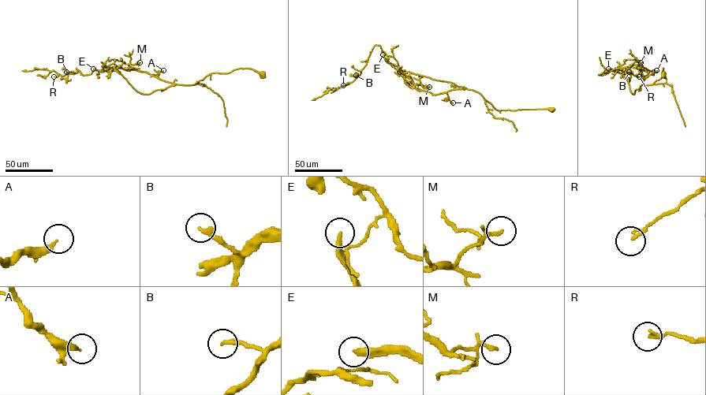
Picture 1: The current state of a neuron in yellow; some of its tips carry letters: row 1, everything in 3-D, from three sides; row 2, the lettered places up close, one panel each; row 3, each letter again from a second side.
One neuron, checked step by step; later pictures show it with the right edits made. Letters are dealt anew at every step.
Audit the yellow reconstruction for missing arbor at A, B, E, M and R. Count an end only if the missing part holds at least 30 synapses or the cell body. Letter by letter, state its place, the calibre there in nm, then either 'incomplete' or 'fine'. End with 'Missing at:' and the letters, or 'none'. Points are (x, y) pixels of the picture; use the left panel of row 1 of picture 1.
A: at (163, 70); 280 nm thick; fine
B: at (66, 72); 200 nm thick; fine
E: at (93, 68); 280 nm thick; fine
M: at (140, 62); 140 nm thick; fine
R: at (54, 76); 190 nm thick; fine
Missing at: none

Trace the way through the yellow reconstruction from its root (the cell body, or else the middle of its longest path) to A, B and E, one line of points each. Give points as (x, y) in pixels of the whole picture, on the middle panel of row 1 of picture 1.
A: (552, 109), (496, 110), (479, 93), (466, 89), (447, 91), (449, 98), (453, 102)
B: (552, 109), (496, 110), (466, 89), (419, 91), (377, 45), (356, 75)
E: (552, 109), (496, 110), (473, 91), (409, 72), (402, 72), (388, 63), (382, 54)

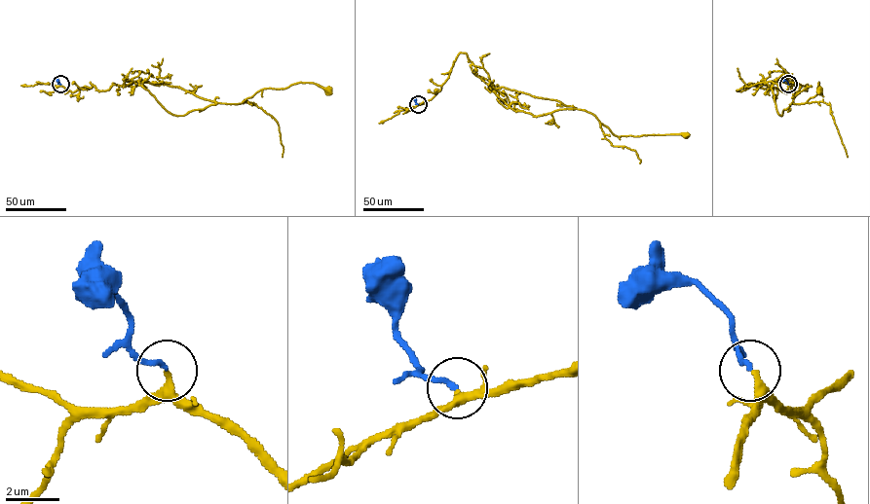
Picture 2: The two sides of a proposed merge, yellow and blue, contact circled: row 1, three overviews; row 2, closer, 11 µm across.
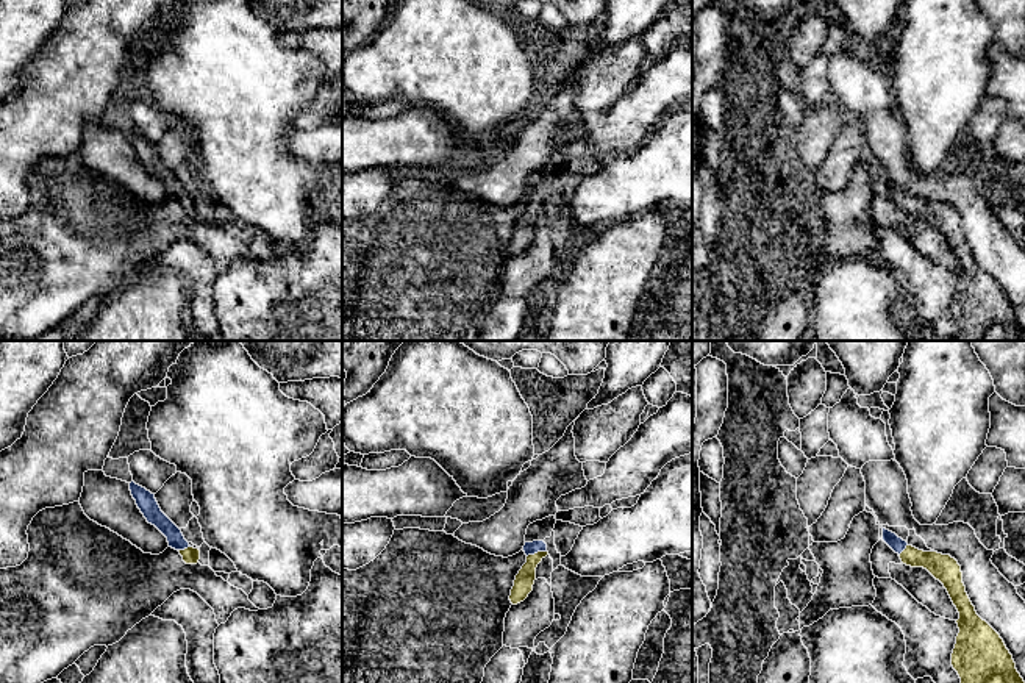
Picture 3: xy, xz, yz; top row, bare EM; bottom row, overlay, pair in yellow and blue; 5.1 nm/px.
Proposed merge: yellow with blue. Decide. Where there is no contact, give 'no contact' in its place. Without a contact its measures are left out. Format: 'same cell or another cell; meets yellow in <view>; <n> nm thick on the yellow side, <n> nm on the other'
same cell; meets yellow in xz; 100 nm thick on the yellow side, 70 nm on the other

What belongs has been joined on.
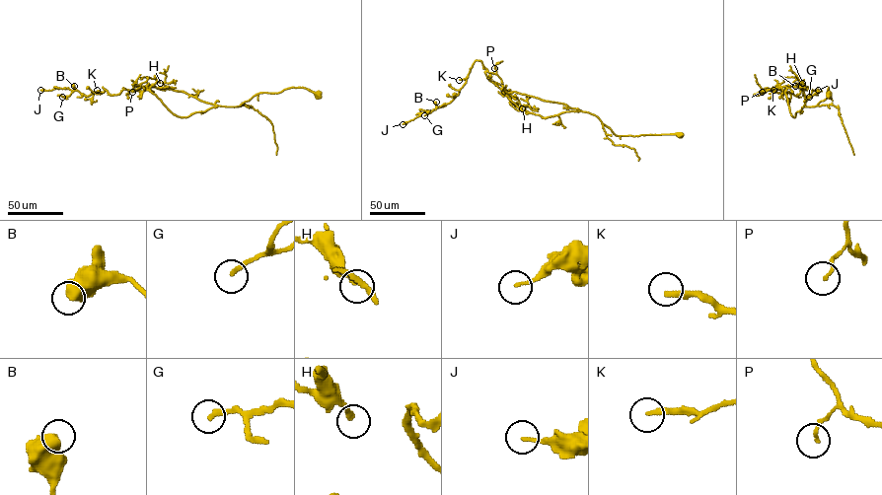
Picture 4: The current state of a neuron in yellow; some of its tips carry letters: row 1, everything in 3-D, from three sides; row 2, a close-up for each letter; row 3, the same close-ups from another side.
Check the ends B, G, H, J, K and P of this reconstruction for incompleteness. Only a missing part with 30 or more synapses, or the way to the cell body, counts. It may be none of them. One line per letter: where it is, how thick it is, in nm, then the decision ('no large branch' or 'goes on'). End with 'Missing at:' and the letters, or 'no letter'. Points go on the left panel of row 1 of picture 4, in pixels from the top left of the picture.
B: (74, 86) | 700 nm | no large branch
G: (62, 97) | 240 nm | no large branch
H: (160, 83) | 220 nm | goes on
J: (40, 90) | 140 nm | no large branch
K: (97, 90) | 240 nm | goes on
P: (132, 92) | 140 nm | no large branch
Missing at: H, K

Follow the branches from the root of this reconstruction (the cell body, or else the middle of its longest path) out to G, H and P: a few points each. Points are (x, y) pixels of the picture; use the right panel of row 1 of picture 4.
G: (829, 95), (828, 87), (811, 106), (811, 91), (799, 87), (754, 95), (809, 97)
H: (829, 95), (828, 87), (827, 98), (816, 106), (804, 106), (793, 116), (785, 92), (795, 80), (802, 83)
P: (829, 95), (828, 87), (827, 98), (806, 106), (811, 92), (807, 89), (786, 86), (762, 92)

